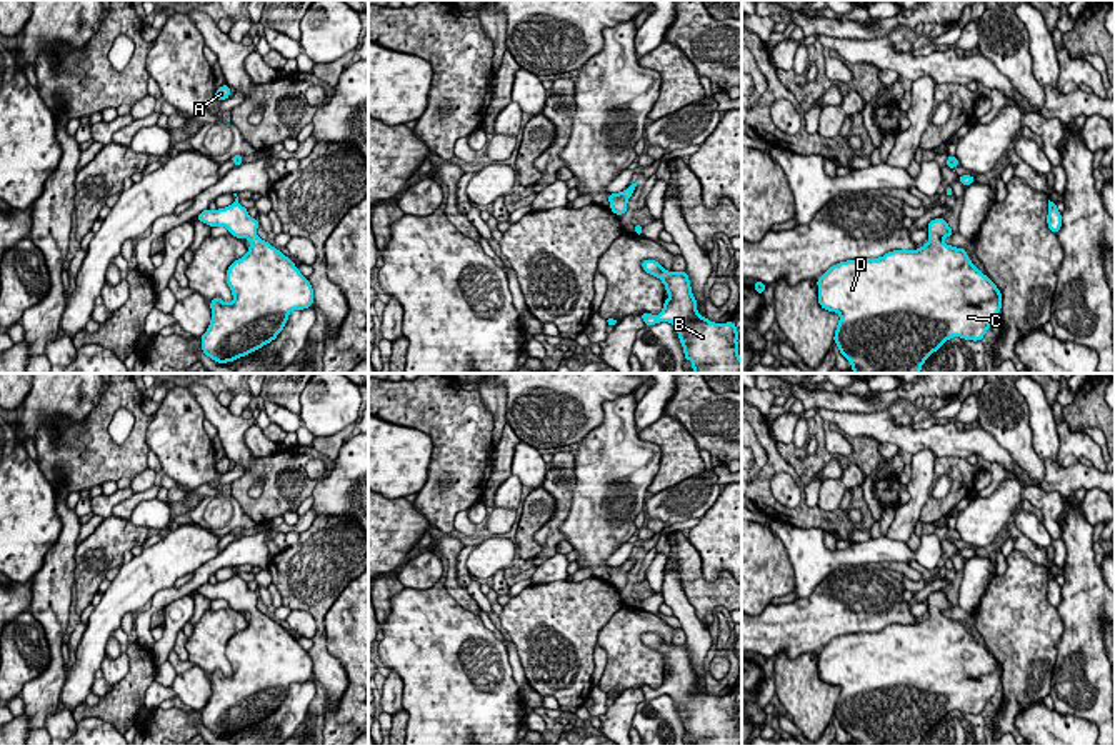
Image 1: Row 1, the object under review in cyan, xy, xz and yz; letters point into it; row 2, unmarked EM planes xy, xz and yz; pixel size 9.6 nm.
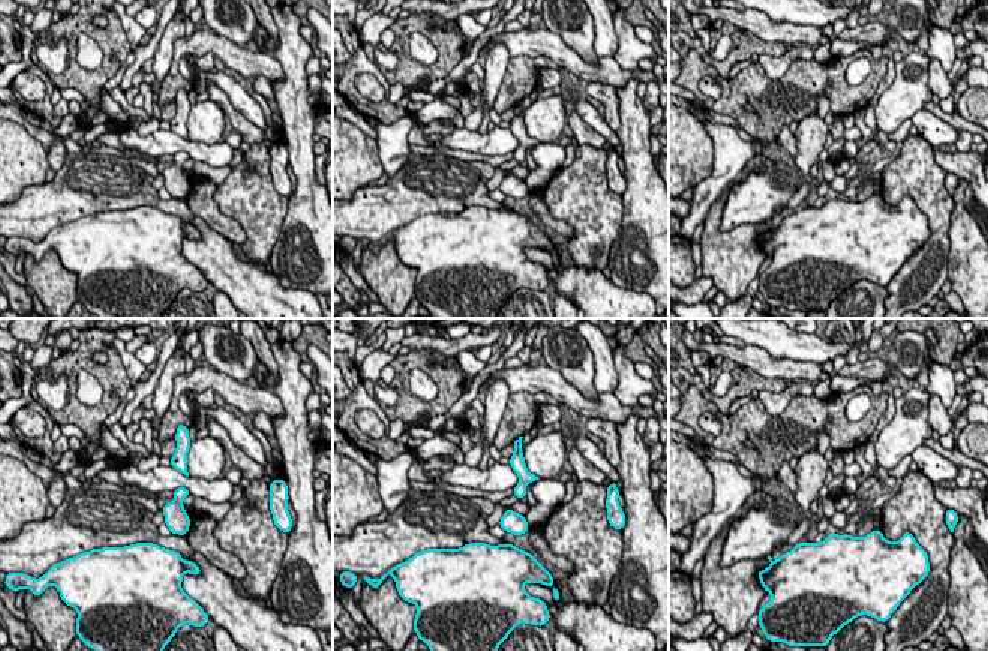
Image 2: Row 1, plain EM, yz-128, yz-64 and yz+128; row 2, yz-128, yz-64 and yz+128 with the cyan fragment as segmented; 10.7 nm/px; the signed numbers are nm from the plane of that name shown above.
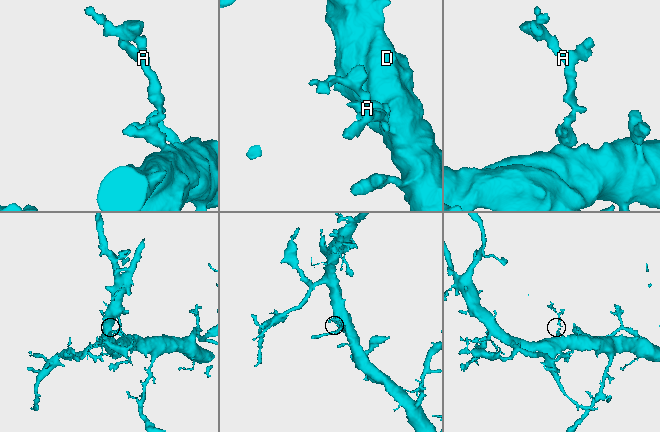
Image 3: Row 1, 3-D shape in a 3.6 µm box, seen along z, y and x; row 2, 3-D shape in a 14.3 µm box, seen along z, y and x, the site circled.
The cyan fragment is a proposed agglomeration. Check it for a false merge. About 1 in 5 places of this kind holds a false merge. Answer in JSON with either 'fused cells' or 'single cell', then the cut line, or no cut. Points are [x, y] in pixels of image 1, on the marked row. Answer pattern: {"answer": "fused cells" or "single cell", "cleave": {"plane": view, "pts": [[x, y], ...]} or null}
{"answer": "single cell", "cleave": null}

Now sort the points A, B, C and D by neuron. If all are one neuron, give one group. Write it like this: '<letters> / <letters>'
A B C D

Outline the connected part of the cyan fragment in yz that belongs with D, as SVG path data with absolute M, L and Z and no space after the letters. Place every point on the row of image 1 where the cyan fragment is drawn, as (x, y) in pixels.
M942 217L933 218L930 238L918 250L840 262L817 278L820 307L840 315L833 342L855 373L920 373L923 362L952 337L985 337L1002 308L1002 292L973 267L967 250L942 240L952 233Z

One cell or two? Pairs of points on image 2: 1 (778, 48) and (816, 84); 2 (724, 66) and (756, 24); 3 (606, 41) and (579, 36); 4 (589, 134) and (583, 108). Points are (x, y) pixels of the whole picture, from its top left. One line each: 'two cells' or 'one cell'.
1: two cells
2: two cells
3: two cells
4: two cells

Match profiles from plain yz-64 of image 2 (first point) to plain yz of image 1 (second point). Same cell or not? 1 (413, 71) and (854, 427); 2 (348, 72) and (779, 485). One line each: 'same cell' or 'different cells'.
1: different cells
2: different cells

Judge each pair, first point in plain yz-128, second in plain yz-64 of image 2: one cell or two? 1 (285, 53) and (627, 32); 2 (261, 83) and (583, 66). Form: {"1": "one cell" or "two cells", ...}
{"1": "one cell", "2": "two cells"}

